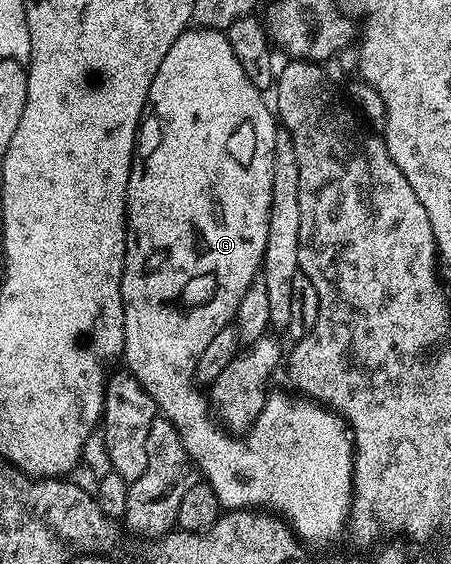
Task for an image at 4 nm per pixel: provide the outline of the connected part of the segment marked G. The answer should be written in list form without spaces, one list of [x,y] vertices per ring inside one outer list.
[[[190,27],[171,43],[171,51],[167,51],[163,63],[159,63],[159,71],[155,71],[155,79],[151,83],[151,91],[147,95],[145,110],[141,116],[141,126],[137,129],[137,146],[133,149],[133,166],[127,183],[125,196],[125,270],[121,276],[121,298],[125,304],[125,352],[128,372],[145,385],[147,395],[157,404],[160,416],[166,417],[179,431],[186,447],[193,445],[225,445],[225,453],[196,453],[191,457],[192,464],[201,468],[200,476],[211,486],[217,496],[218,506],[222,510],[260,509],[272,511],[291,523],[291,528],[306,546],[325,545],[337,536],[344,534],[347,522],[353,508],[353,445],[351,430],[345,420],[333,410],[324,405],[310,401],[308,397],[289,393],[270,392],[265,399],[263,411],[259,411],[257,420],[244,435],[234,435],[219,424],[216,416],[181,417],[181,401],[189,397],[189,392],[195,389],[197,364],[207,351],[207,343],[215,339],[217,332],[234,320],[235,310],[239,307],[239,299],[253,286],[255,278],[261,272],[261,260],[267,247],[267,223],[271,211],[271,175],[275,159],[275,135],[279,128],[275,120],[274,110],[264,101],[262,90],[247,79],[243,67],[239,67],[239,59],[235,59],[235,51],[231,51],[231,43],[224,32],[219,29],[202,29]]]

